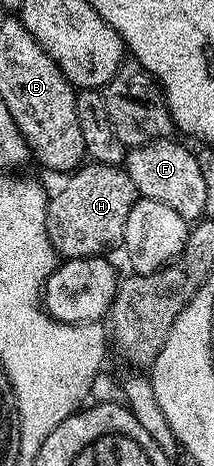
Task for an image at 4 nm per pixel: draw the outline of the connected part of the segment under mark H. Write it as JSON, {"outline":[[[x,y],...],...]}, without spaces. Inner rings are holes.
{"outline":[[[91,161],[79,167],[76,171],[72,172],[66,179],[68,180],[62,189],[59,190],[56,194],[53,193],[49,200],[47,221],[45,222],[45,232],[48,235],[48,240],[51,241],[53,248],[55,248],[57,251],[58,256],[61,256],[65,259],[84,259],[93,255],[104,254],[105,250],[115,245],[120,246],[122,244],[123,229],[126,228],[127,213],[130,212],[131,207],[135,204],[139,197],[137,190],[134,187],[134,182],[130,179],[130,175],[126,173],[122,166],[94,163]]]}

